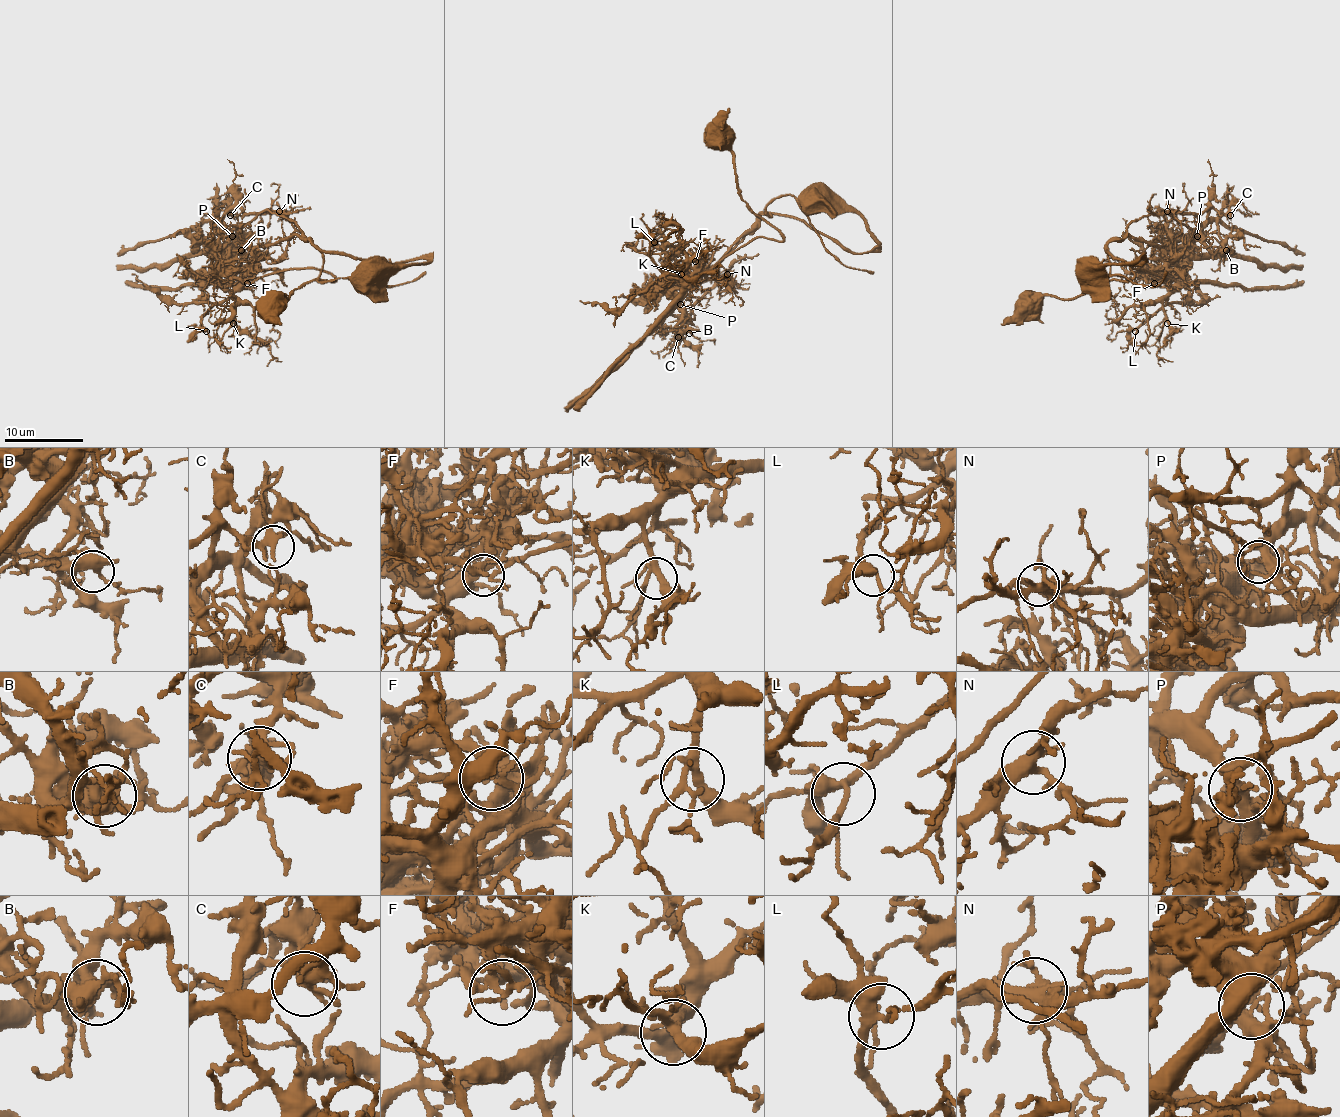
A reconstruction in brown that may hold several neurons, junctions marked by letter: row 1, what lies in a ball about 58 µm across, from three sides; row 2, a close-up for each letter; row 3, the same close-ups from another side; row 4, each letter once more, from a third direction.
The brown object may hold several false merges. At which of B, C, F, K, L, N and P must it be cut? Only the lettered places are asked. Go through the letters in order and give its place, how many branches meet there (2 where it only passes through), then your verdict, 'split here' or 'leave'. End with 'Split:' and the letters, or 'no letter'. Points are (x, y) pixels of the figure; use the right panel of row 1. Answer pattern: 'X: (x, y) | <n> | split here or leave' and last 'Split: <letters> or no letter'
B: (1226, 250) | 5 | leave
C: (1230, 215) | 4 | leave
F: (1154, 283) | 6 | split here
K: (1167, 323) | 4 | leave
L: (1135, 331) | 4 | leave
N: (1167, 211) | 6 | leave
P: (1197, 236) | 4 | split here
Split: F, P

